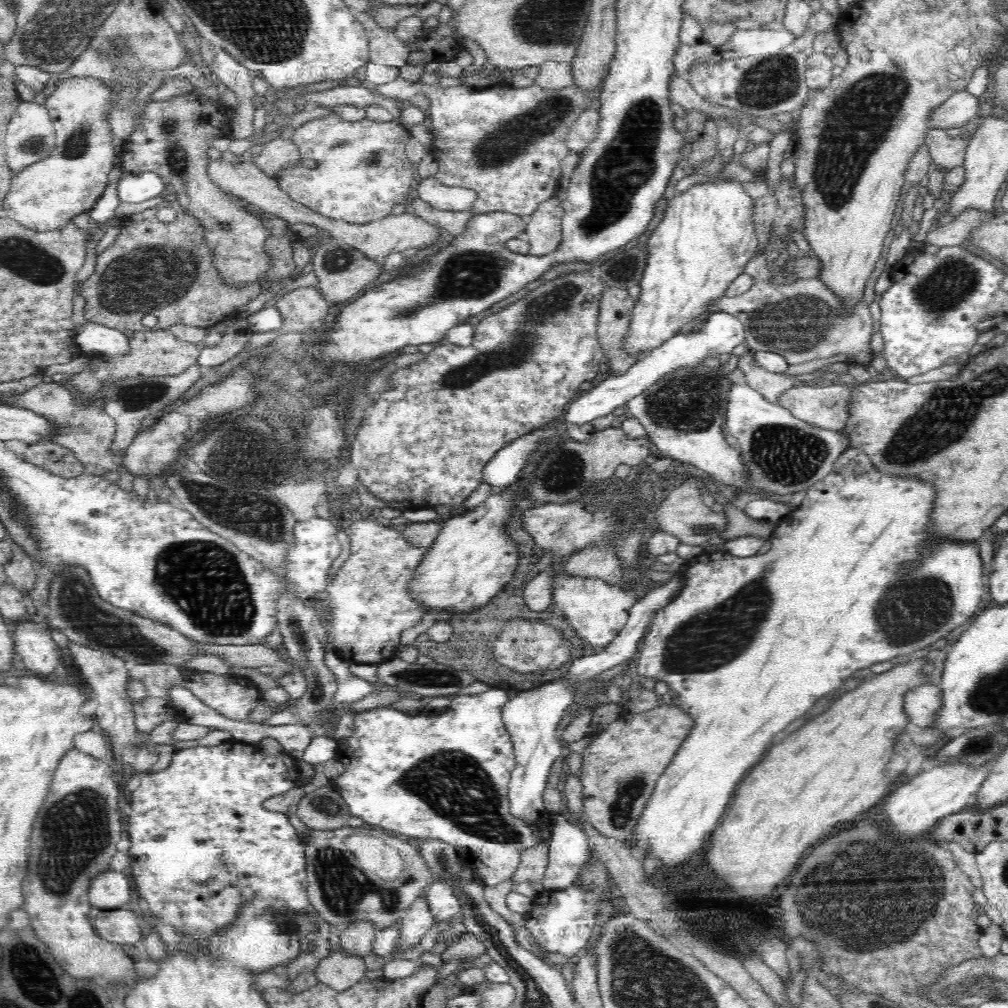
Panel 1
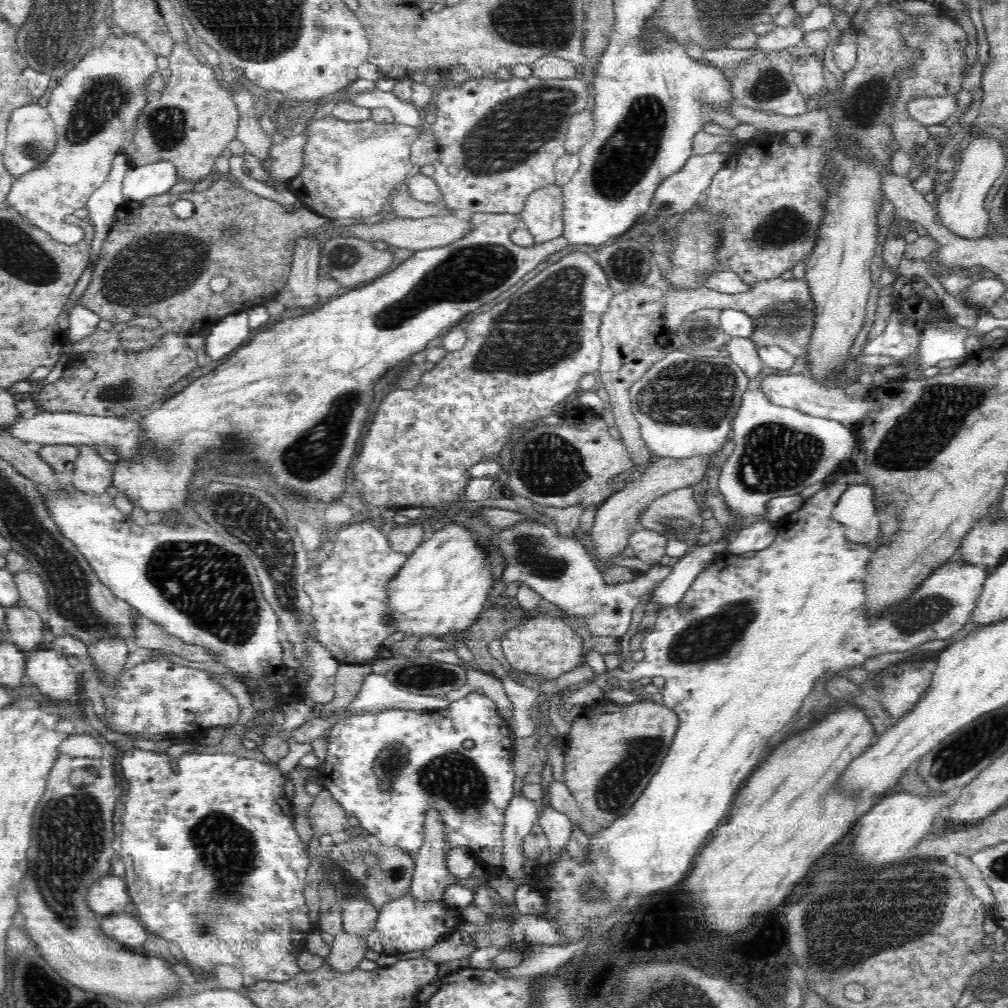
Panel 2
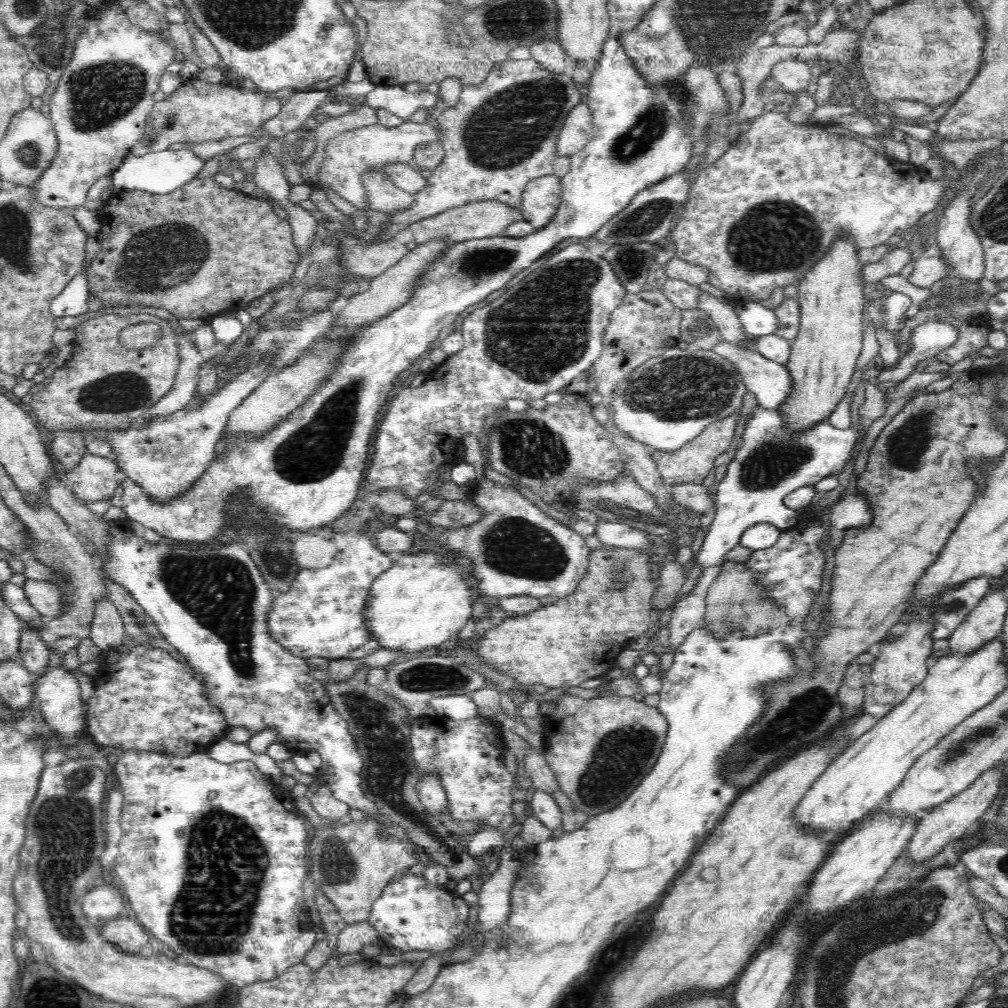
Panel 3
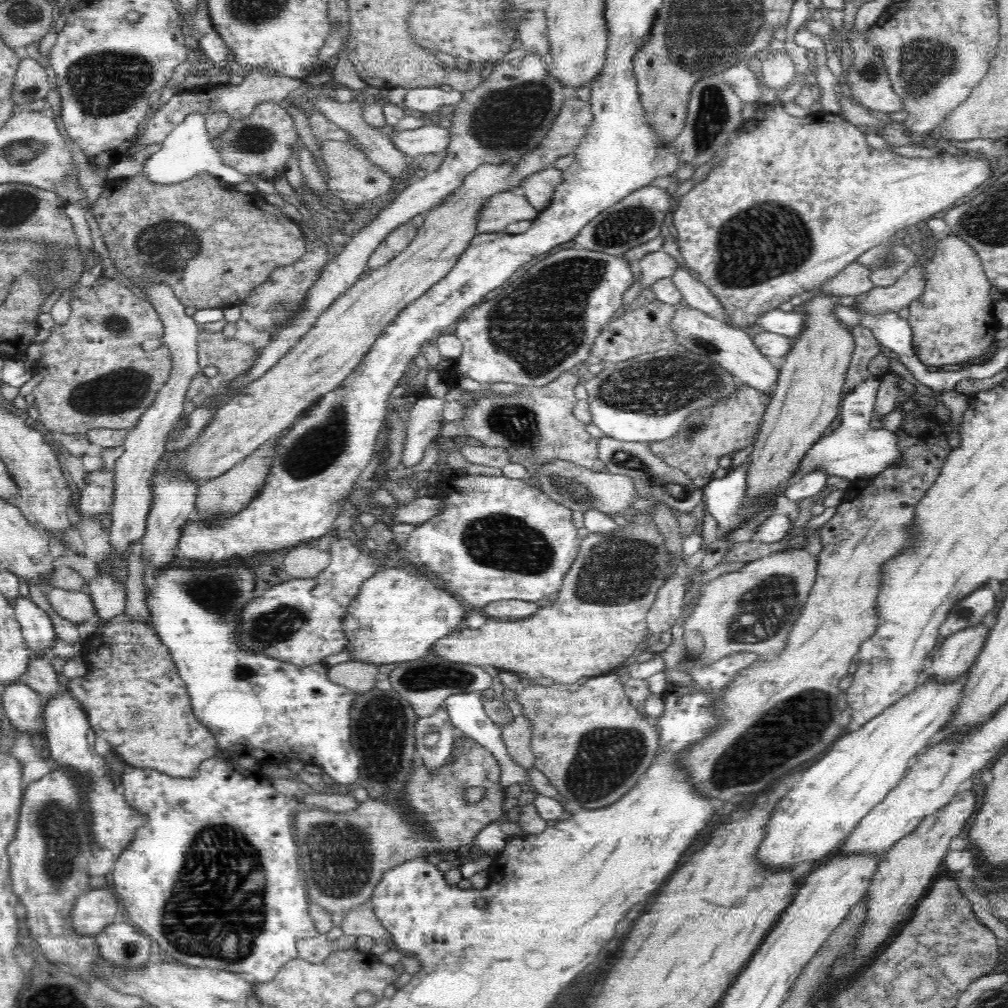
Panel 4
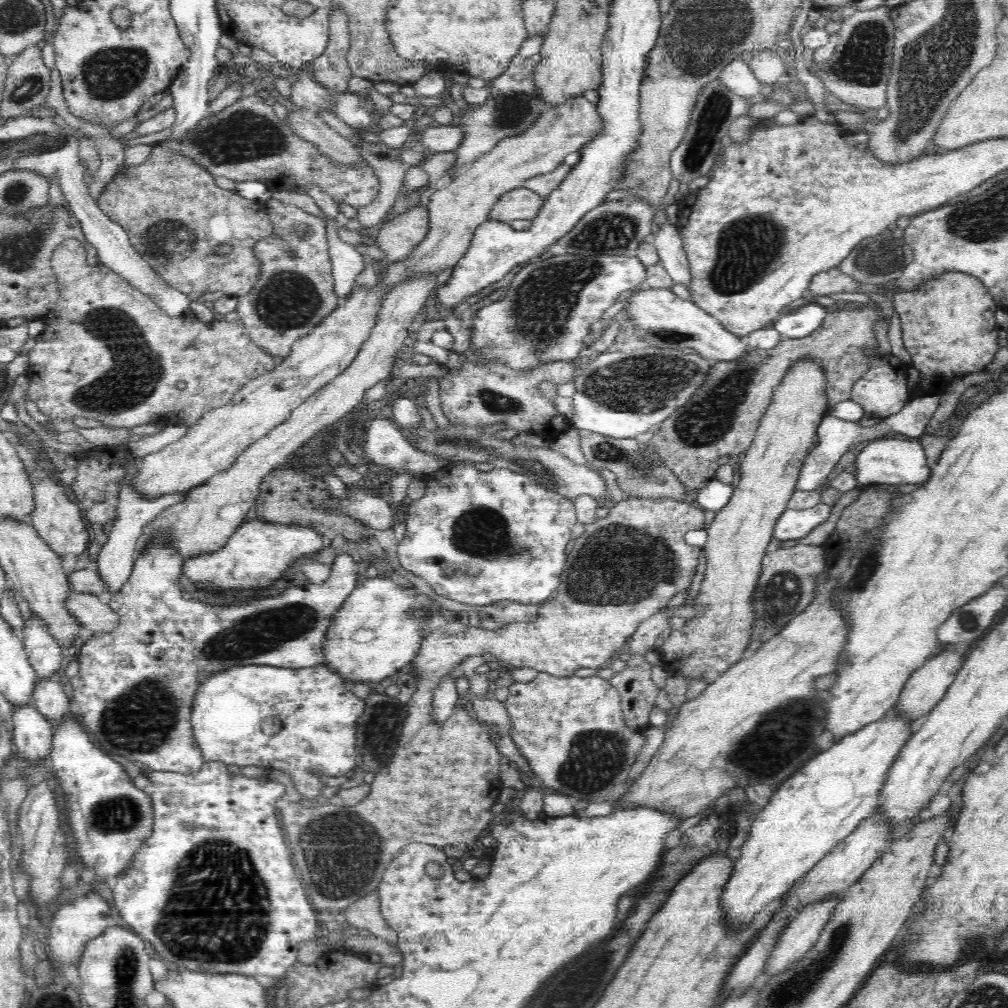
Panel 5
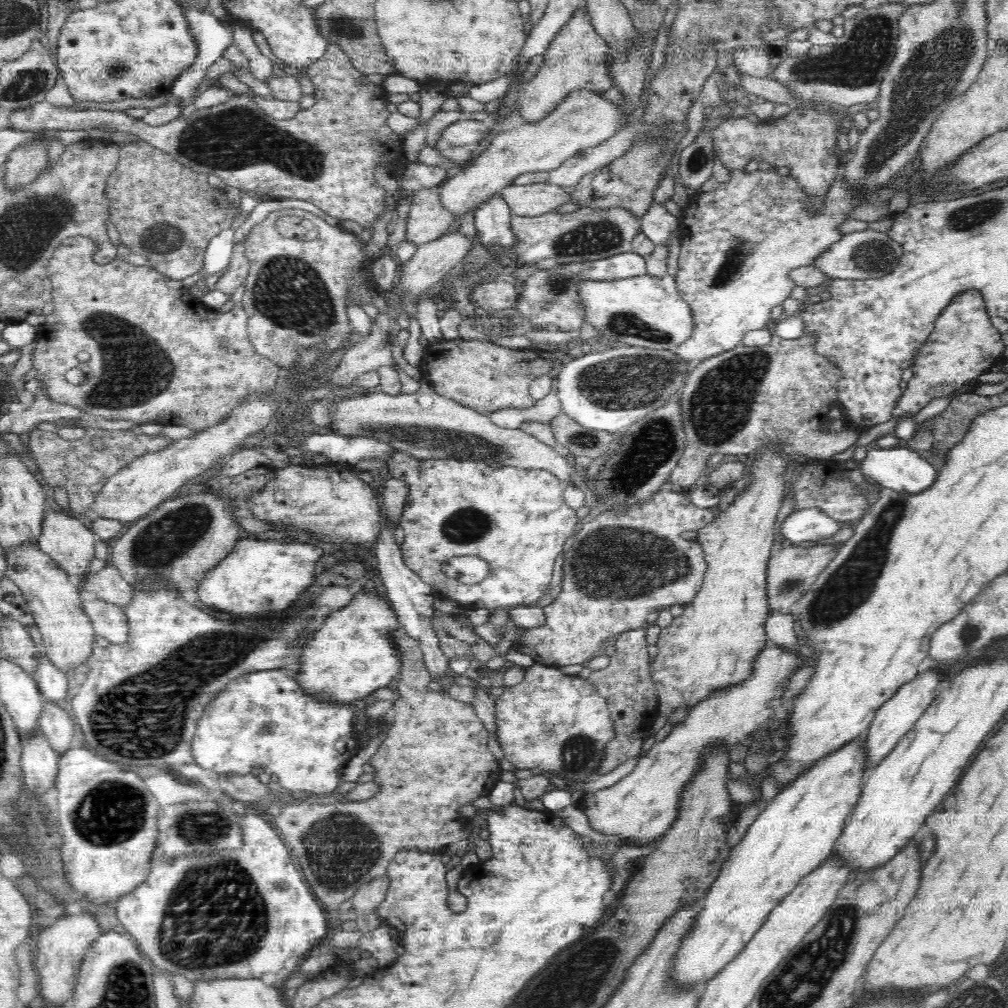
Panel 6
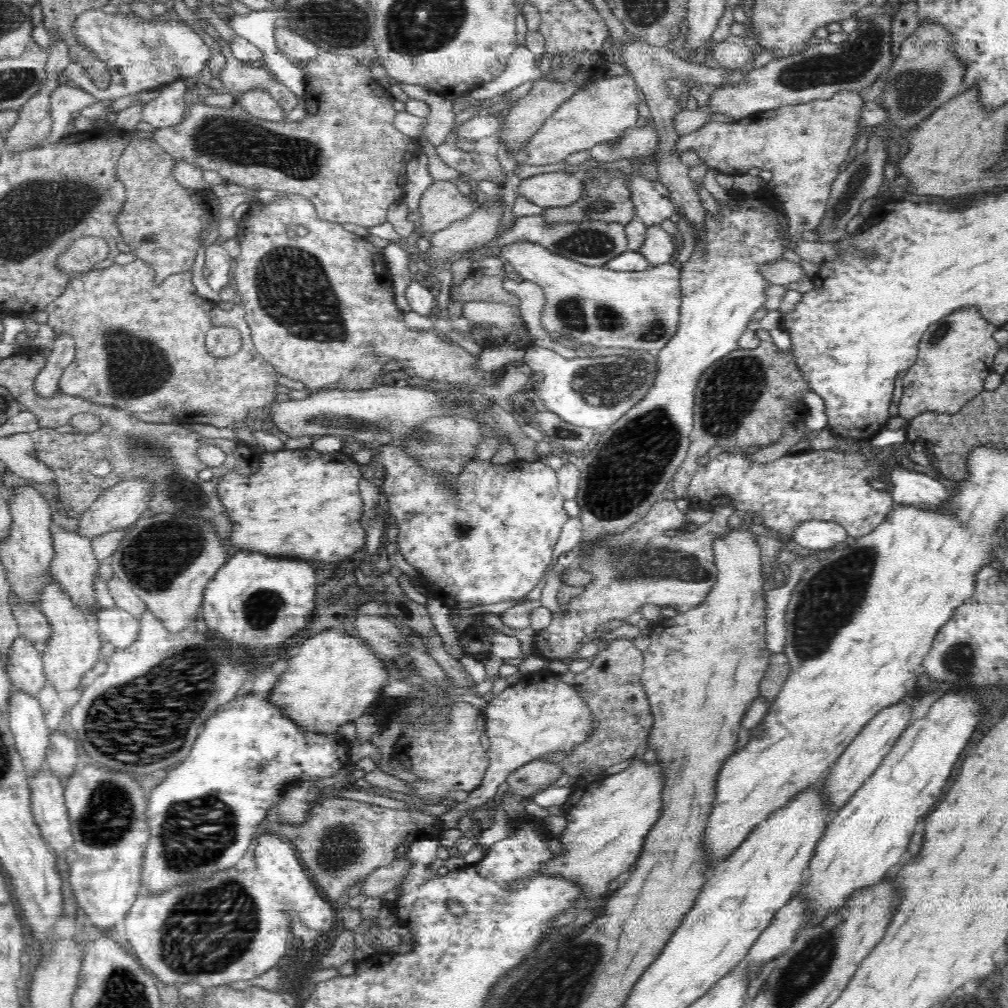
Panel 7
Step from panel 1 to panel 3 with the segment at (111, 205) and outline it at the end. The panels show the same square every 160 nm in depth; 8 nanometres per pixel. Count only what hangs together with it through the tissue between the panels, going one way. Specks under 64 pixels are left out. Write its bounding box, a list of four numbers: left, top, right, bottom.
[50,266,90,317]

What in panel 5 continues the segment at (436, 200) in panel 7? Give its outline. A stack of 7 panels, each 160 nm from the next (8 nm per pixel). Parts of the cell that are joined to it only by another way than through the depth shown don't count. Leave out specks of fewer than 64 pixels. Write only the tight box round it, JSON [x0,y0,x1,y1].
[375,206,430,264]

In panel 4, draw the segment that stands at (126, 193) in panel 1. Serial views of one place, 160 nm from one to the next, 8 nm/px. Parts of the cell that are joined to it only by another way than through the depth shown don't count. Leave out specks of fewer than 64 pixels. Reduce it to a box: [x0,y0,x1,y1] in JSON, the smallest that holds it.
[141,112,248,187]

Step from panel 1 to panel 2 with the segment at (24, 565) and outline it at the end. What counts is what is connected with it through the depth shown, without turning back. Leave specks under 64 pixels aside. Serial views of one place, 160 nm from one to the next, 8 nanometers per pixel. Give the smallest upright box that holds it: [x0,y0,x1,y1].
[13,571,48,613]

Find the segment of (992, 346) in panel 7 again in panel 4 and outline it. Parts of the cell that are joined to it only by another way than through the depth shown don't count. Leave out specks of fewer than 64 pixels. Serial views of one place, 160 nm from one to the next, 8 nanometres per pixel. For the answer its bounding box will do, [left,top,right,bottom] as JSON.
[907,234,1002,368]

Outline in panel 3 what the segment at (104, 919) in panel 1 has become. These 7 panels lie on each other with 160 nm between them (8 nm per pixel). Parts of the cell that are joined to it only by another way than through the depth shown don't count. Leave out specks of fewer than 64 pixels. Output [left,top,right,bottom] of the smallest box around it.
[99,918,149,955]

